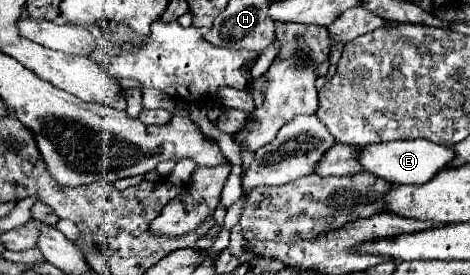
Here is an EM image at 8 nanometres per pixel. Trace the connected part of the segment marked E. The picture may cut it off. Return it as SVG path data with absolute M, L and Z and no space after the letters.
M412 139L412 141L394 141L394 143L370 143L366 147L358 147L356 159L364 171L388 179L390 183L420 185L430 181L438 171L442 171L446 163L454 159L454 151L426 139Z

